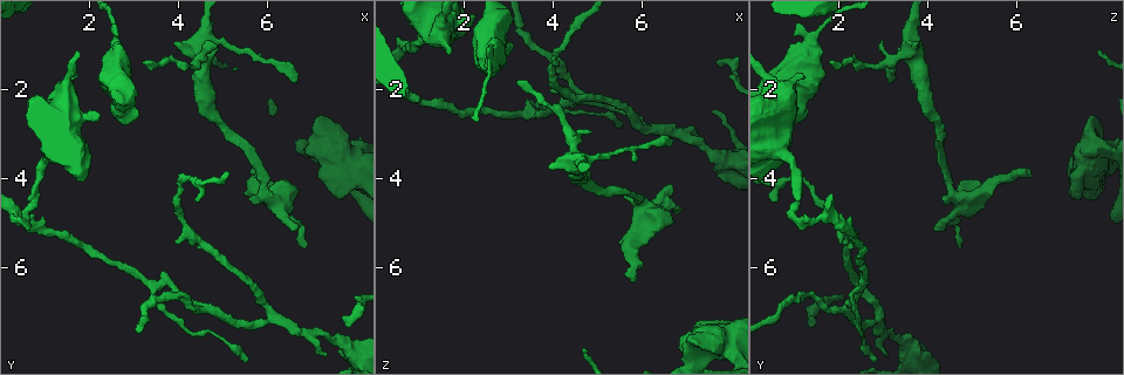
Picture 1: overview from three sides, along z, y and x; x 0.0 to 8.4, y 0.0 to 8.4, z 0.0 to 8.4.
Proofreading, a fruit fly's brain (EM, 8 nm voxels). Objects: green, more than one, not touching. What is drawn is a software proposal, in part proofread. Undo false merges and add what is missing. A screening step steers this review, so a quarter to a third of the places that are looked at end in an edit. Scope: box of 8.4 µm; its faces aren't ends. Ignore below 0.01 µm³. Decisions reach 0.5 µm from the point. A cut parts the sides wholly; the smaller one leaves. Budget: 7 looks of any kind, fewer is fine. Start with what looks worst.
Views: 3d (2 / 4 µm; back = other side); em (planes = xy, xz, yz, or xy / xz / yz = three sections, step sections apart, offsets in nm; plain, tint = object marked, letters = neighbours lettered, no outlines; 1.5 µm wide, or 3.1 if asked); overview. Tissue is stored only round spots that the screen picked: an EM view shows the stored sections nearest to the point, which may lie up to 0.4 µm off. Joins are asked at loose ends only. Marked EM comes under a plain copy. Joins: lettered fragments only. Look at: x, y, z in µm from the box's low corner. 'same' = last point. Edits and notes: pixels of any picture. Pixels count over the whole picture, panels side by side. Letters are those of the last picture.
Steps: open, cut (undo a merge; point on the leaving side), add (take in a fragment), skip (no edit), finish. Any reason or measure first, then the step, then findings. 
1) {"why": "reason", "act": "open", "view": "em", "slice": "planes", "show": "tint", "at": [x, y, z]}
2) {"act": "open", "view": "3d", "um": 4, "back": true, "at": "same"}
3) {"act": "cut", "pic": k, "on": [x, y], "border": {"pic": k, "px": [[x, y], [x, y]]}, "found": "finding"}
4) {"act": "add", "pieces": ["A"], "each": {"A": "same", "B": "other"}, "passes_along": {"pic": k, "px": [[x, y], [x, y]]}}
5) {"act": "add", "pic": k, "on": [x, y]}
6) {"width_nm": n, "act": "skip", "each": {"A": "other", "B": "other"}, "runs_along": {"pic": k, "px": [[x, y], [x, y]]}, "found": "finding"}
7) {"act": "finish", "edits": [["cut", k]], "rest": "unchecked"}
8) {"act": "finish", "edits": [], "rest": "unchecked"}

{"act": "open", "view": "em", "slice": "yz", "step": 4, "show": "tint", "at": [5.85, 4.00, 6.35]}

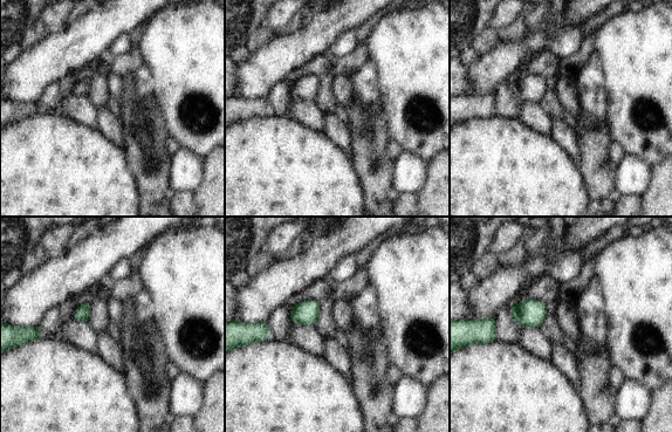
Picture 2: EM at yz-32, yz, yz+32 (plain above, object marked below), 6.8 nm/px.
{"act": "open", "view": "em", "slice": "planes", "show": "letters", "at": "same"}

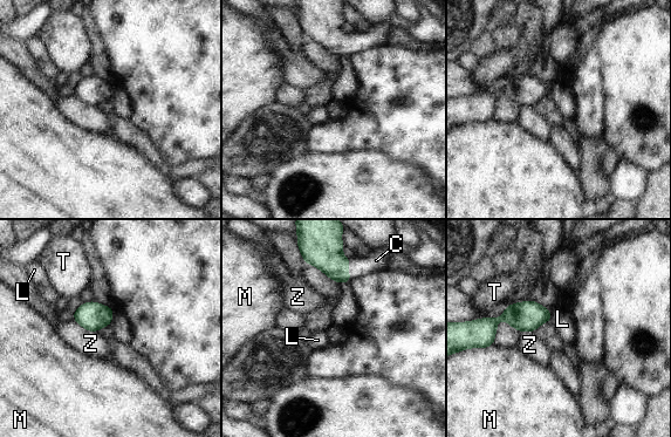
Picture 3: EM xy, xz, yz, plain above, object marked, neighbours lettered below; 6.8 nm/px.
{"act": "add", "pieces": ["C"], "each": {"C": "same", "L": "other", "M": "other", "T": "other", "Z": "other"}, "passes_along": {"pic": 3, "px": [[320, 244], [348, 267], [376, 260]]}, "found": "the cell continues"}

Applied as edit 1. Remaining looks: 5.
{"act": "open", "view": "overview"}

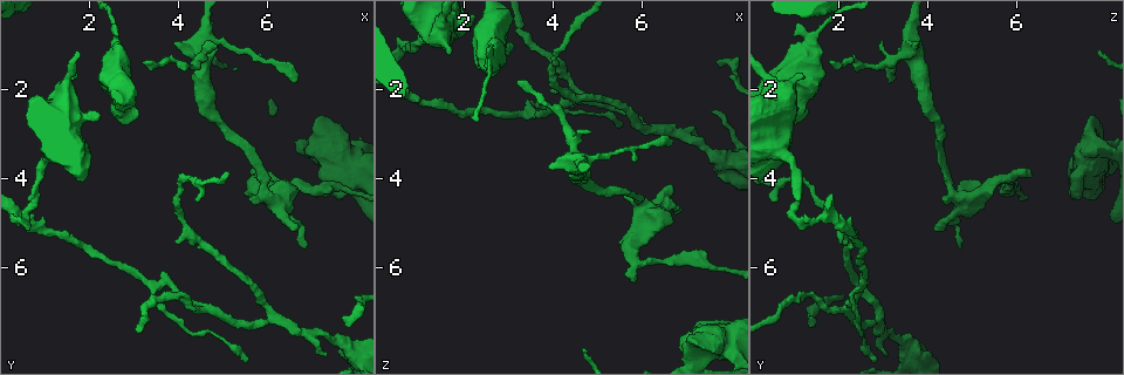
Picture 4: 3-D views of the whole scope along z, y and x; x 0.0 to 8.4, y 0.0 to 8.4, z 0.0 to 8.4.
{"why": "arms part here", "act": "open", "view": "3d", "um": 2, "at": [6.05, 7.15, 2.80]}

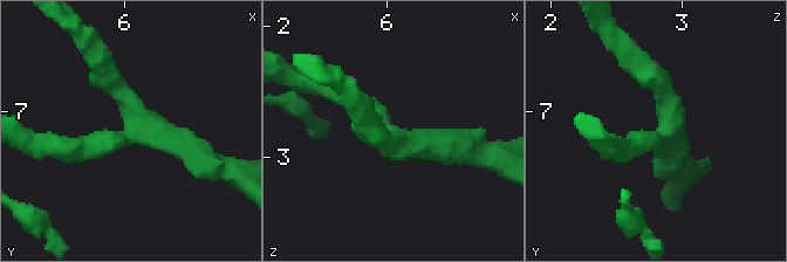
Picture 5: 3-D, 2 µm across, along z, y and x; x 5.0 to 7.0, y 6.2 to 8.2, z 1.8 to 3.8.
{"arms": 3, "arm_widths_nm": [180, 200, 240], "why": "now the EM", "act": "open", "view": "em", "slice": "xz", "step": 4, "show": "letters", "at": [6.08, 7.12, 2.84]}

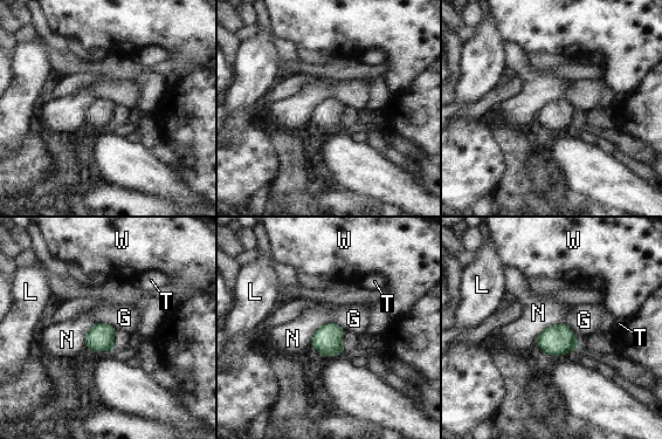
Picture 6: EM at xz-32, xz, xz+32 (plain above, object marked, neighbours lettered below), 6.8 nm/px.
{"act": "skip", "each": {"G": "other", "L": "other", "N": "other", "T": "other", "W": "other"}, "border": {"pic": 6, "px": [[563, 322], [547, 326], [535, 343]]}, "found": "continuous, no second cell"}

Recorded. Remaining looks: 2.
{"act": "finish", "edits": [["add", 3]], "rest": "unchecked"}

